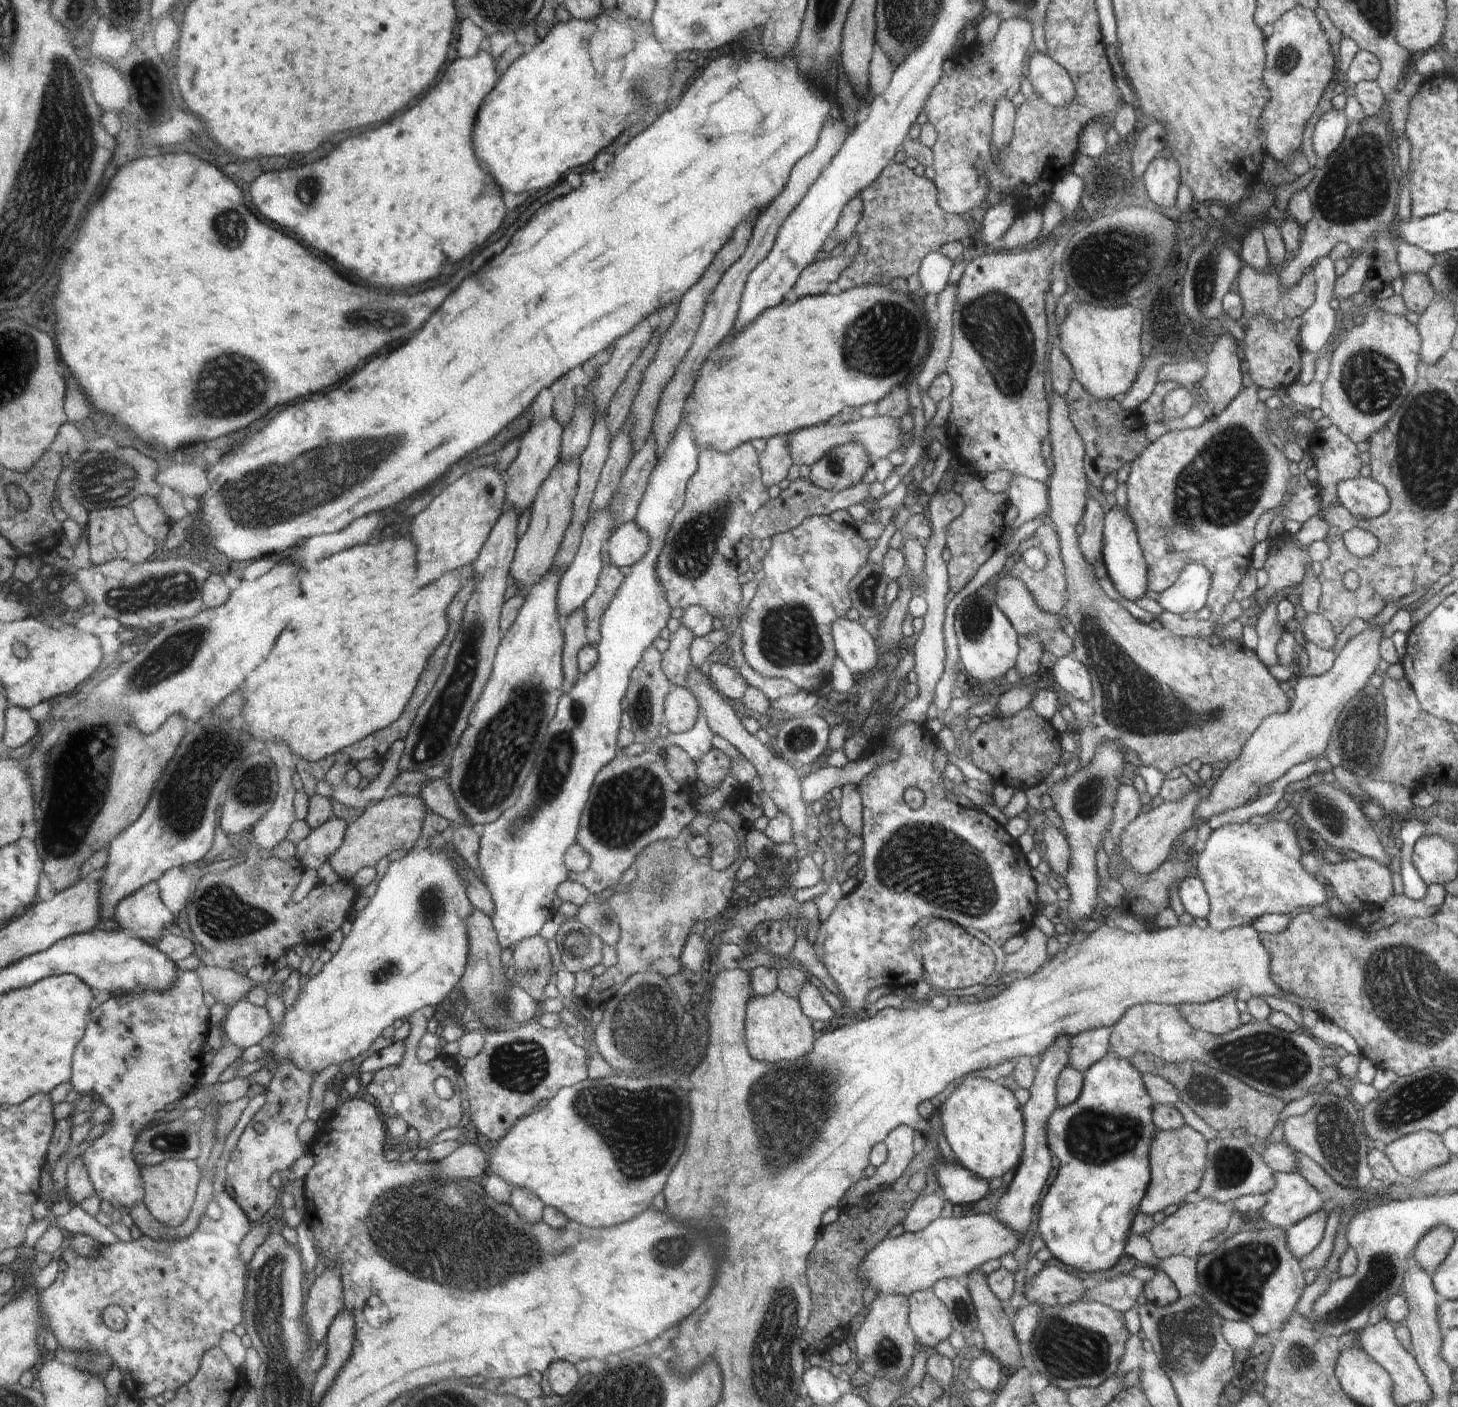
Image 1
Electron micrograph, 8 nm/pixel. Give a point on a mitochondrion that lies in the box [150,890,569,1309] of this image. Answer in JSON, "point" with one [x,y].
{"point":[421,1226]}

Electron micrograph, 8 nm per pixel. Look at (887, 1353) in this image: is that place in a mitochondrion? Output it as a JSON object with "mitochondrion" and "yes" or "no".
{"mitochondrion":"yes"}

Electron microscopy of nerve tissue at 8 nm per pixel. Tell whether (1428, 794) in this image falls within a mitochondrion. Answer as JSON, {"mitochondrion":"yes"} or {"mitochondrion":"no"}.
{"mitochondrion":"no"}

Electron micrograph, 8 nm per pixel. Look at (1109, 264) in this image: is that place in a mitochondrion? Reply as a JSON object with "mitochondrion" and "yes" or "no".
{"mitochondrion":"yes"}

